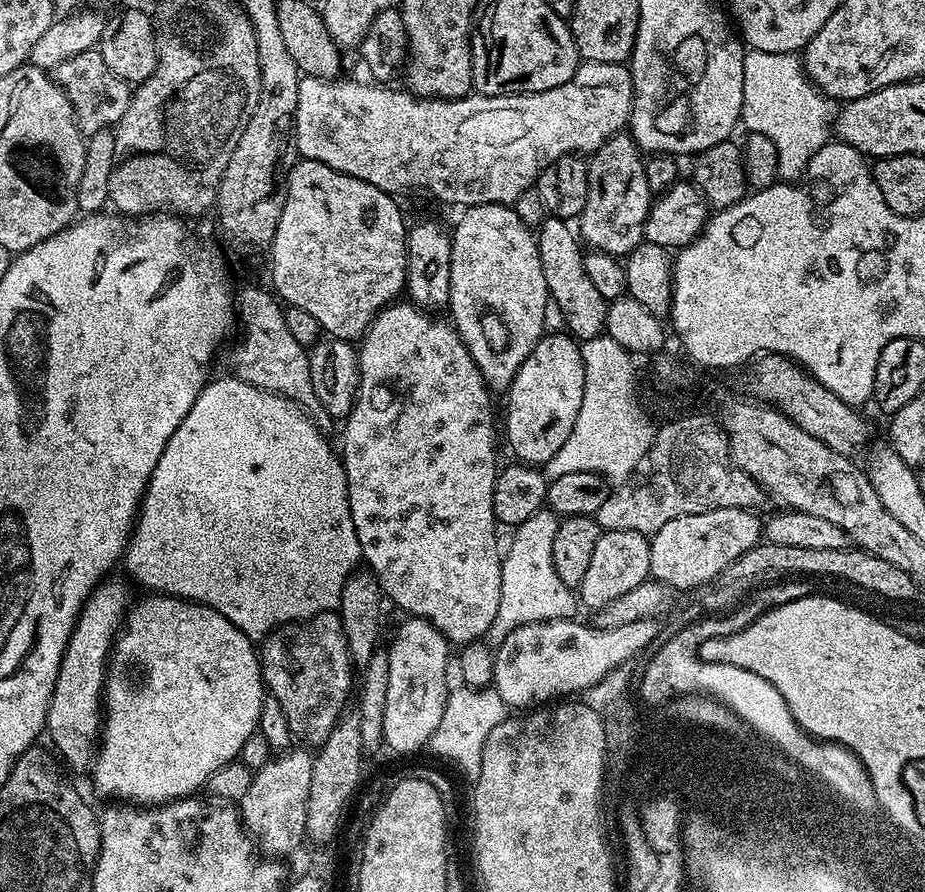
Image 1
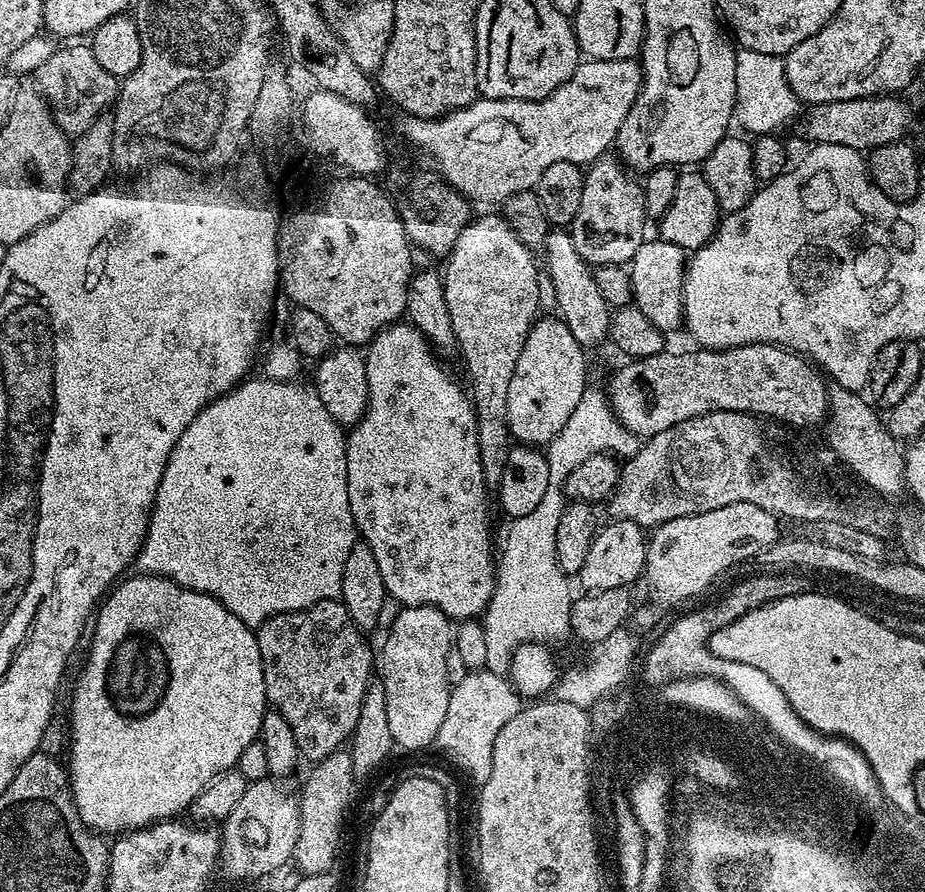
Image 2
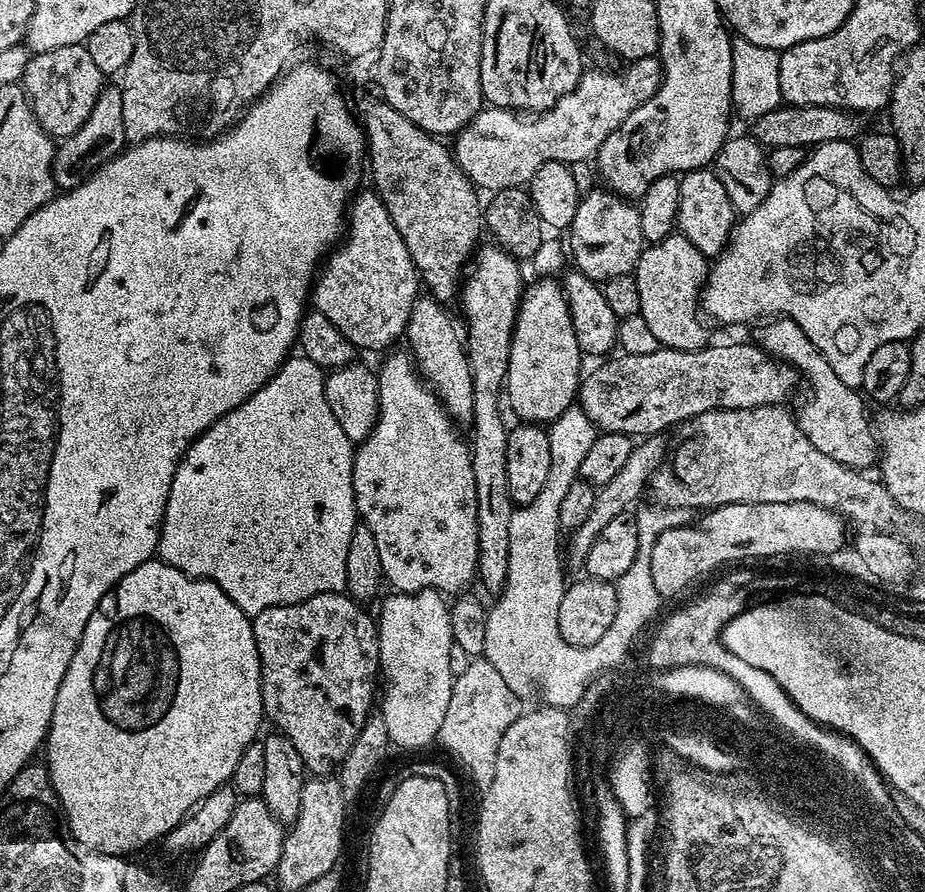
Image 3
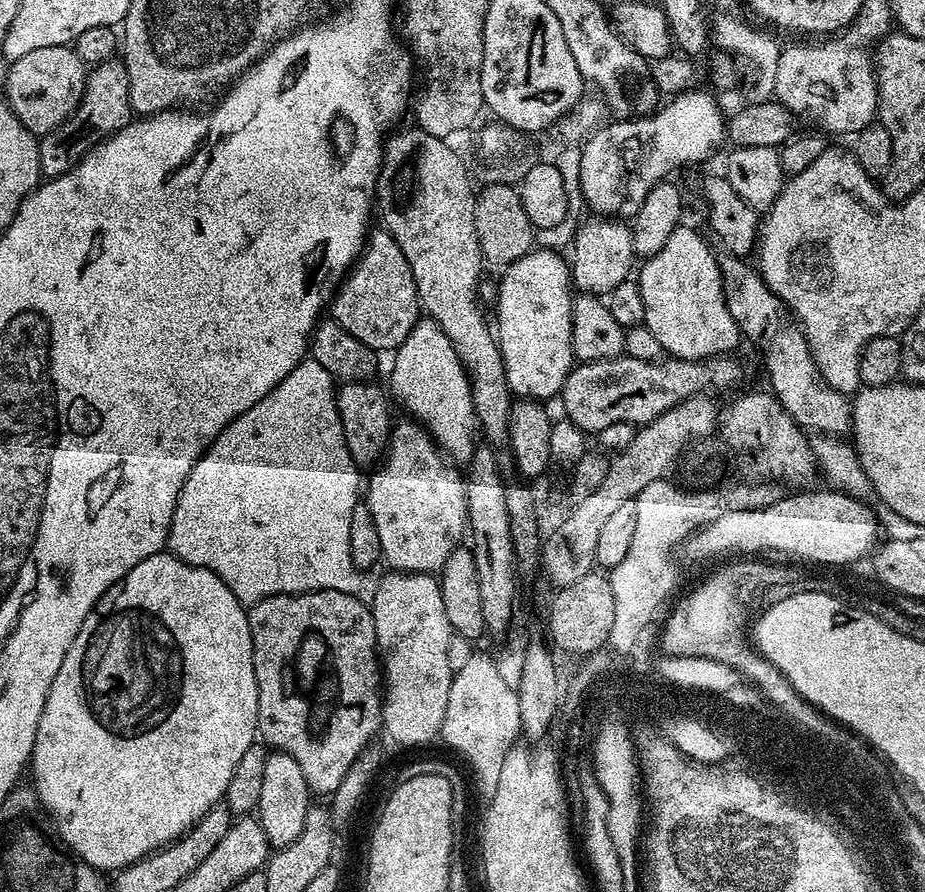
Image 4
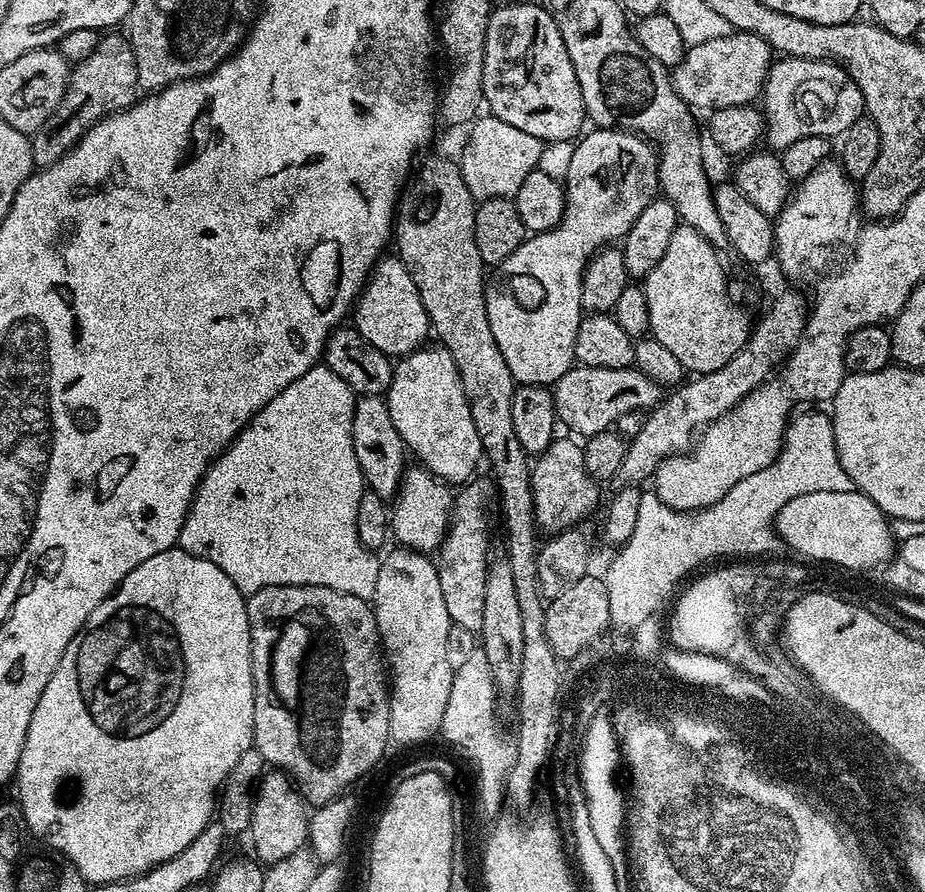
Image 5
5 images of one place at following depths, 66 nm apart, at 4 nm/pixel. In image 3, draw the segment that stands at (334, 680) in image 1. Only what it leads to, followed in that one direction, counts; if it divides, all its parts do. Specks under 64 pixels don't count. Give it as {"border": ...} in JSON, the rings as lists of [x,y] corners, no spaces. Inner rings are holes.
{"border":[[[323,592],[314,598],[306,598],[297,604],[290,606],[274,606],[262,610],[262,614],[251,617],[254,630],[254,642],[258,646],[258,658],[260,659],[260,689],[262,690],[262,702],[264,703],[265,717],[273,720],[275,727],[290,742],[294,742],[294,750],[302,758],[305,769],[312,774],[328,774],[333,771],[346,758],[350,746],[354,746],[354,738],[362,730],[362,726],[368,721],[368,717],[374,708],[372,695],[378,692],[378,673],[380,671],[380,643],[378,634],[380,629],[377,621],[368,612],[363,612],[361,605],[344,592]]]}

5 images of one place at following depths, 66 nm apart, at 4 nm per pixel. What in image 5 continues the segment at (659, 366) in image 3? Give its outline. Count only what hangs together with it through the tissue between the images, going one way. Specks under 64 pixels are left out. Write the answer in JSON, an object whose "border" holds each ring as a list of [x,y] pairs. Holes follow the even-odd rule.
{"border":[[[574,366],[552,388],[552,397],[556,407],[556,418],[561,425],[564,424],[572,433],[580,438],[587,438],[599,432],[609,431],[618,422],[618,418],[628,411],[643,412],[656,407],[662,400],[661,385],[655,384],[646,374],[639,372],[636,367],[622,370],[606,370],[605,368],[586,368]]]}

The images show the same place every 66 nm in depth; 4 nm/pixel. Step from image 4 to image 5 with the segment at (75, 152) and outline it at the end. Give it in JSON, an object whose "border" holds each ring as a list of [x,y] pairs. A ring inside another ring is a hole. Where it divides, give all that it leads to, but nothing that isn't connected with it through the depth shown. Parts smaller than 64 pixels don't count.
{"border":[[[116,34],[101,35],[98,46],[86,54],[82,62],[78,62],[68,73],[68,85],[64,91],[64,97],[60,105],[56,107],[56,113],[41,128],[30,137],[32,142],[32,163],[37,169],[48,168],[56,163],[92,125],[98,123],[103,116],[111,116],[114,112],[121,112],[136,103],[138,96],[138,70],[134,62],[134,50],[128,44],[127,35],[112,36]]]}

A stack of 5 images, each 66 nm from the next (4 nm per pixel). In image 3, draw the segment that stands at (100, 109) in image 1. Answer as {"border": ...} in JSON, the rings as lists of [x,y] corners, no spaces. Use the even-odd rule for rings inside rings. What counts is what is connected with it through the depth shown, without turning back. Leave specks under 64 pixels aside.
{"border":[[[71,44],[29,55],[22,87],[42,130],[53,138],[63,138],[74,134],[86,122],[94,110],[94,102],[106,87],[106,77],[94,66],[90,50],[84,44]]]}

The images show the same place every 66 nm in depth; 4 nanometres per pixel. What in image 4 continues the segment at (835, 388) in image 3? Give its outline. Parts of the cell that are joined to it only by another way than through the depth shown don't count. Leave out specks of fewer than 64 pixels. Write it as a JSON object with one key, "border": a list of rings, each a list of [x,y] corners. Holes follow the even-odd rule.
{"border":[[[724,248],[717,251],[717,260],[727,309],[730,310],[731,317],[738,324],[741,335],[747,341],[750,339],[758,344],[762,350],[773,396],[801,428],[810,432],[814,430],[813,432],[823,435],[845,435],[851,429],[851,401],[845,393],[834,390],[821,378],[821,372],[817,370],[817,364],[813,360],[812,351],[809,349],[808,340],[803,331],[795,323],[790,324],[789,313],[785,311],[777,296],[769,290],[768,284],[755,267],[750,268],[745,259]]]}

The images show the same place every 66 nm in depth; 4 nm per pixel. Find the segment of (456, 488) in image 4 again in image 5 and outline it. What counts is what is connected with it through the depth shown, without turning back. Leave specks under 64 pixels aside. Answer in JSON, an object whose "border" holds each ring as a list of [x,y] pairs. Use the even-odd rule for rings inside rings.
{"border":[[[409,467],[400,481],[400,491],[396,493],[390,508],[390,532],[397,545],[411,546],[417,552],[432,554],[439,549],[448,532],[454,492],[444,481],[437,480],[427,468],[415,467]]]}

